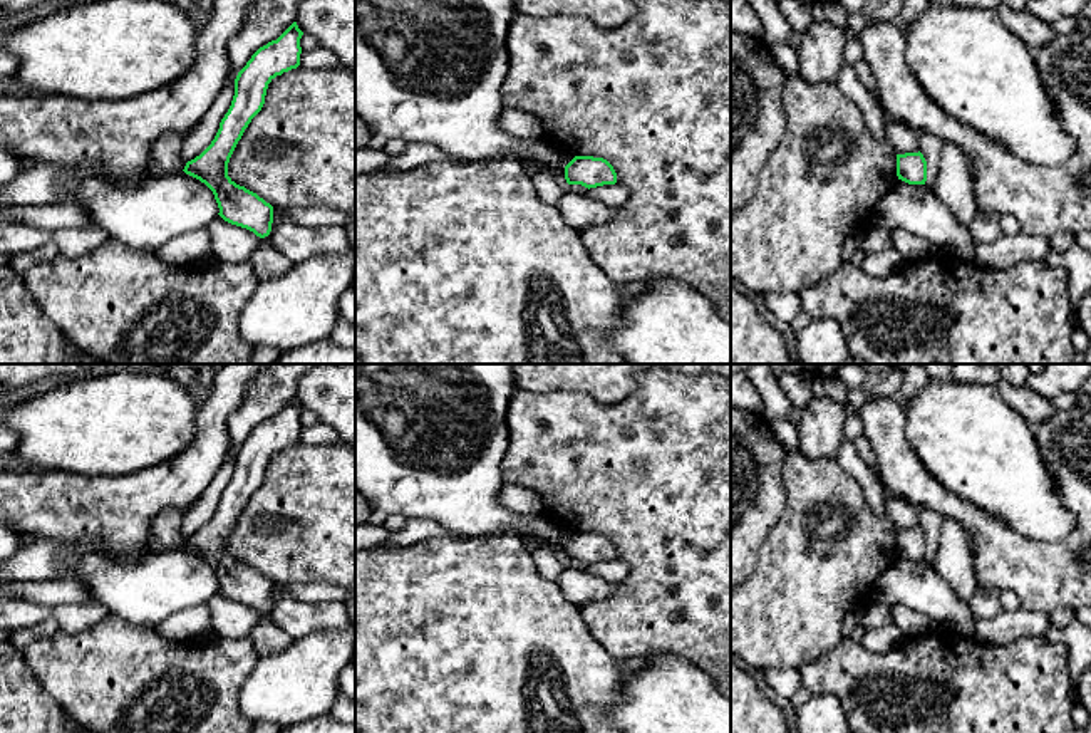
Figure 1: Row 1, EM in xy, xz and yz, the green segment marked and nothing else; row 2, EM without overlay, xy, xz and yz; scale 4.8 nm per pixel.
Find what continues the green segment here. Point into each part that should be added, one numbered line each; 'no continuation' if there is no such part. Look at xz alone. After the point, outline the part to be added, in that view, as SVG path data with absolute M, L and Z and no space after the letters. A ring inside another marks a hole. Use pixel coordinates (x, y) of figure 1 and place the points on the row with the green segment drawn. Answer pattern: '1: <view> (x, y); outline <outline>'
no continuation

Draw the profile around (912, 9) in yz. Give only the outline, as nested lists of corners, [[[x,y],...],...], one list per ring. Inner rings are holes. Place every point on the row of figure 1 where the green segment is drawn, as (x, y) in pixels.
[[[903,0],[898,23],[902,23],[903,27],[910,25],[913,20],[922,17],[928,10],[928,7],[928,0]]]

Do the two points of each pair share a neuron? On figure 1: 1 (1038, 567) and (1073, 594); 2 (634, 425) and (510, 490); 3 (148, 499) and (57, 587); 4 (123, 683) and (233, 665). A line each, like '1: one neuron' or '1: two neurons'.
1: one neuron
2: two neurons
3: two neurons
4: one neuron

